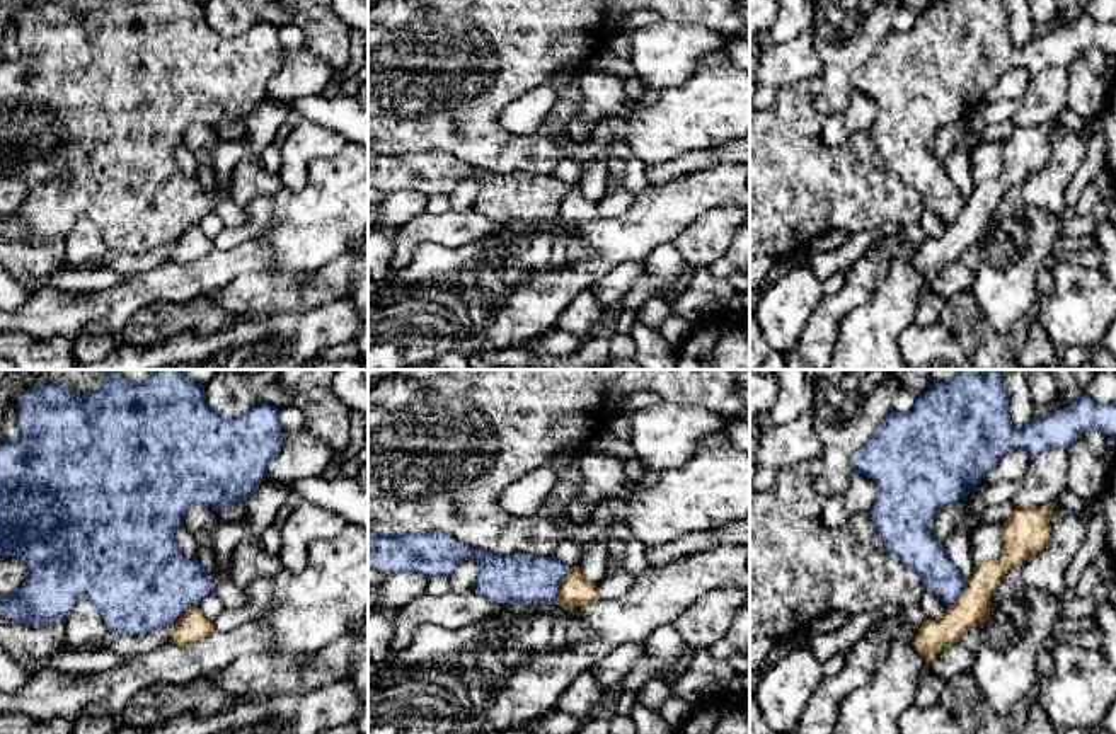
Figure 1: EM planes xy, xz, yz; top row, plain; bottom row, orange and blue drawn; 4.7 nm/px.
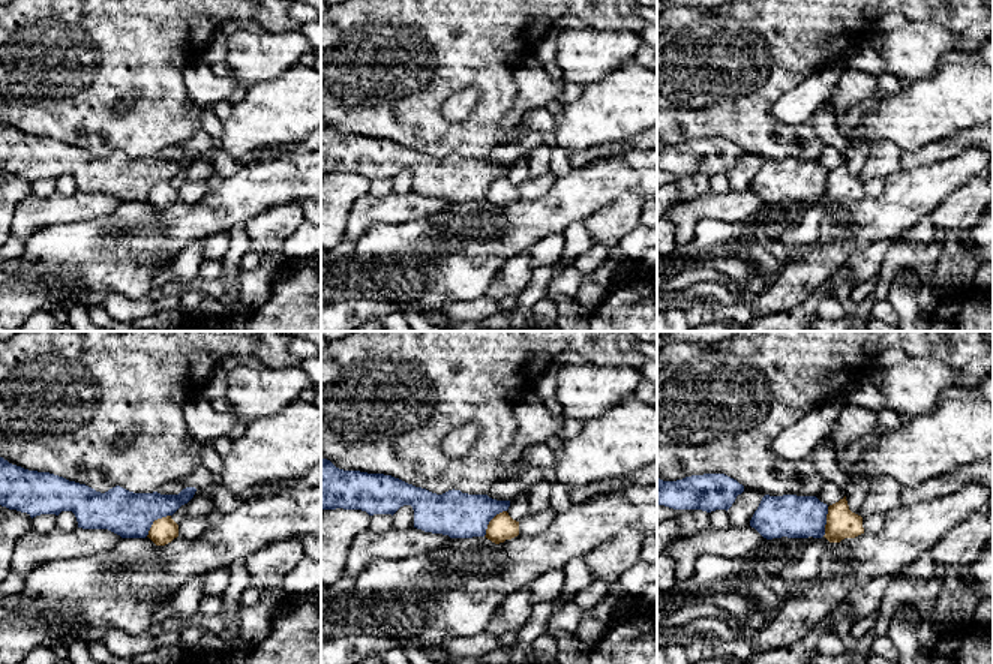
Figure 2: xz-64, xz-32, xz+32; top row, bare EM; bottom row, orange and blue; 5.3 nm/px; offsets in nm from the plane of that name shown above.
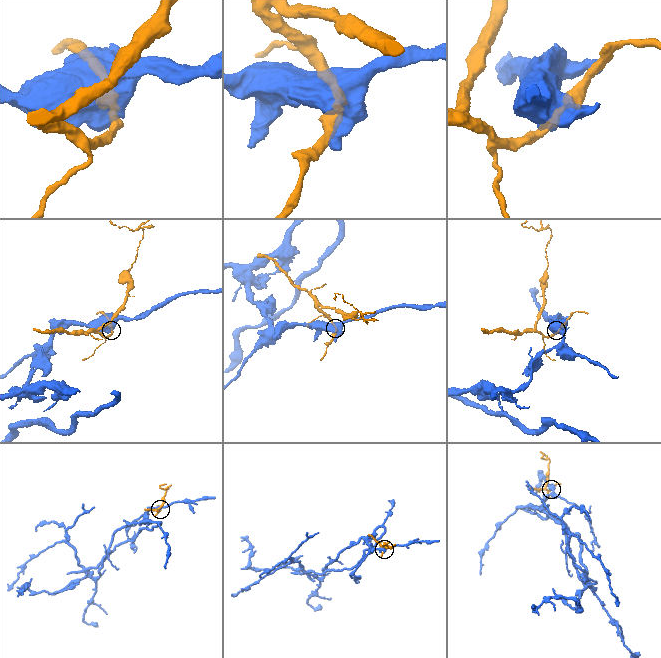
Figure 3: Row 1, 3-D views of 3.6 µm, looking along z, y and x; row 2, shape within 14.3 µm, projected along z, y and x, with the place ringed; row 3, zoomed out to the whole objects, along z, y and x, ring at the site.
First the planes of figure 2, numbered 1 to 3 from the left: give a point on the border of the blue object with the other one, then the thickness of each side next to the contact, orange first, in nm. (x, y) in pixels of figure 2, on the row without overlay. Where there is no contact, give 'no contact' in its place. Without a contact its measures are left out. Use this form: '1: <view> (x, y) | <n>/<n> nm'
1: xz-64 (155, 185) | 140/240 nm
2: xz-32 (491, 185) | 140/240 nm
3: xz+32 (827, 186) | 160/220 nm

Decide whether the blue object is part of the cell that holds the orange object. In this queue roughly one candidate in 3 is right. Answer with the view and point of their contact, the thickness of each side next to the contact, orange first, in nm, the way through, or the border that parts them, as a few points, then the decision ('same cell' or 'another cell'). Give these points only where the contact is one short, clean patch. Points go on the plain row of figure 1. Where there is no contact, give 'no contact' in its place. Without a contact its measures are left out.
xz (561, 203) | 150/240 nm | another cell

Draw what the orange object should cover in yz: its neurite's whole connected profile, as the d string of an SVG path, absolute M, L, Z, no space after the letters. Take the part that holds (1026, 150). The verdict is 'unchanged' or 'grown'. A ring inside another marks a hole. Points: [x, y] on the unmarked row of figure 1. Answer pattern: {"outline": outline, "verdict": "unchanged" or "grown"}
{"outline": "M1056 121L1017 128L1004 141L1004 170L998 177L976 184L958 220L941 238L925 238L915 266L929 283L946 264L959 261L976 244L990 238L990 218L1005 192L1041 170L1050 160L1050 136Z", "verdict": "unchanged"}

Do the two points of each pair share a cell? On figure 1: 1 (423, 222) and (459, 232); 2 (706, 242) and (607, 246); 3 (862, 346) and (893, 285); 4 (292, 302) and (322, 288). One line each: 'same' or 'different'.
1: same
2: different
3: same
4: same

